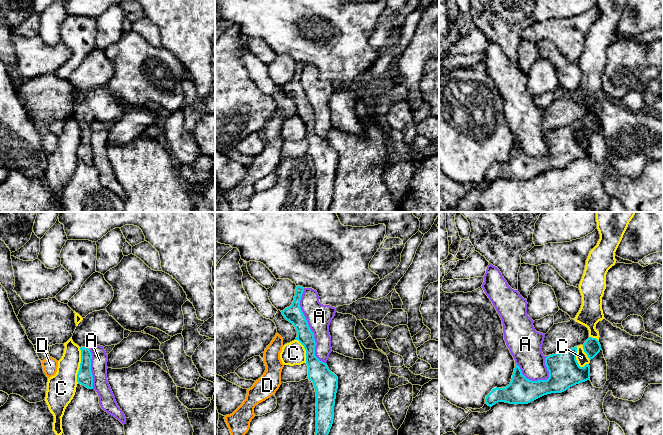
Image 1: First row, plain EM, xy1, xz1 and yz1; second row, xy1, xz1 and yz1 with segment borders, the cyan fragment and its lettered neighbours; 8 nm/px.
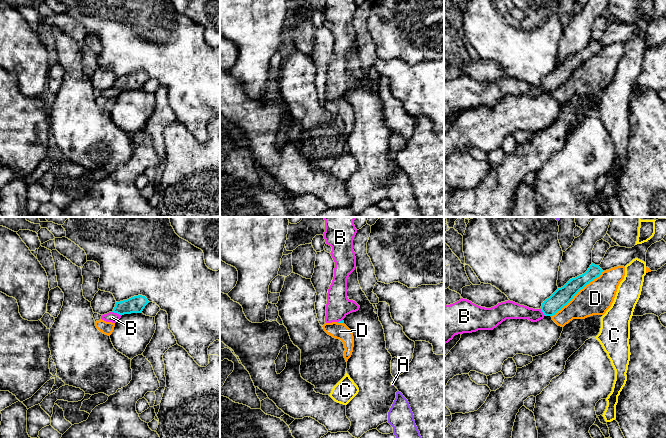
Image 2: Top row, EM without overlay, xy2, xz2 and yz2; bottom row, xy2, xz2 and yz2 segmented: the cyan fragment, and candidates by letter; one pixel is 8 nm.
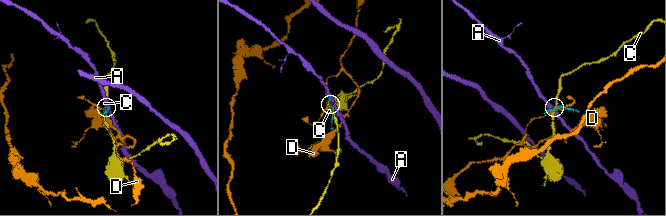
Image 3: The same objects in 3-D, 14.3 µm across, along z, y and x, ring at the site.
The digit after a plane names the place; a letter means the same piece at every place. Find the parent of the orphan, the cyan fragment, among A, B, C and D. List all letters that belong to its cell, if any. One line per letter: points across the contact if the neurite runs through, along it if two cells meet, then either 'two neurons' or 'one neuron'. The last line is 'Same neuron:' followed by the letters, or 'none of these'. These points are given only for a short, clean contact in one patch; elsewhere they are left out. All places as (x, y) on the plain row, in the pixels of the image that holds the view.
A: two neurons
B: across xy2 (136, 80), (123, 83), (117, 89), (112, 93) | one neuron
C: two neurons
D: two neurons
Same neuron: B

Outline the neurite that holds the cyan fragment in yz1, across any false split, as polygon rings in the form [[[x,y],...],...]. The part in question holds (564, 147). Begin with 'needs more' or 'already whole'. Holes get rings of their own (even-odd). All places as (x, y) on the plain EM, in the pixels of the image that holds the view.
already whole; [[[577,123],[545,134],[549,147],[547,156],[527,155],[515,139],[511,158],[503,164],[494,164],[486,172],[485,180],[492,183],[498,178],[509,180],[528,180],[544,171],[562,169],[568,164],[590,156],[590,142],[580,143],[576,136]]]

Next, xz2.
needs more; [[[325,0],[323,10],[327,21],[332,23],[331,32],[335,38],[334,53],[327,69],[326,99],[343,99],[350,89],[360,82],[347,73],[347,55],[356,44],[353,16],[357,9],[354,0]]]

